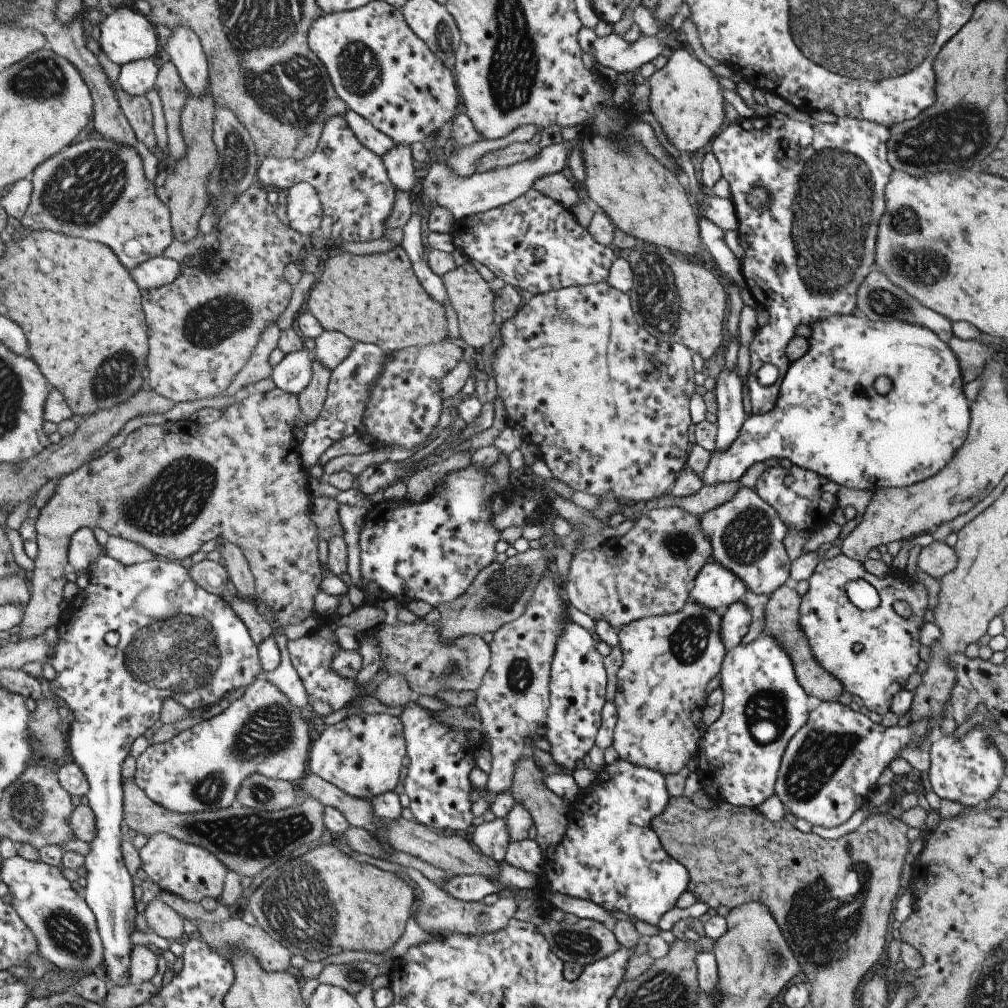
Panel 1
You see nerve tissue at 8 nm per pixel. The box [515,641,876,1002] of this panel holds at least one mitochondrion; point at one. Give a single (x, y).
(822, 918)

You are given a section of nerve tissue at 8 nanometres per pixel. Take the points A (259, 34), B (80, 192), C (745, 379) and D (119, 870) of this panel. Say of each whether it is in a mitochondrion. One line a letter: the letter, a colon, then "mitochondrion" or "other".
A: mitochondrion
B: mitochondrion
C: other
D: other

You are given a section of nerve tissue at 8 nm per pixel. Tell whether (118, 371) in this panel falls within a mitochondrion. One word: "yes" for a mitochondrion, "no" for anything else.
yes

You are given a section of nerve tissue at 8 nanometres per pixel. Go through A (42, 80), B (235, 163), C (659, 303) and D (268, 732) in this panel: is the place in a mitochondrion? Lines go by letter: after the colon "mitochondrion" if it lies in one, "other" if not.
A: mitochondrion
B: mitochondrion
C: mitochondrion
D: mitochondrion

